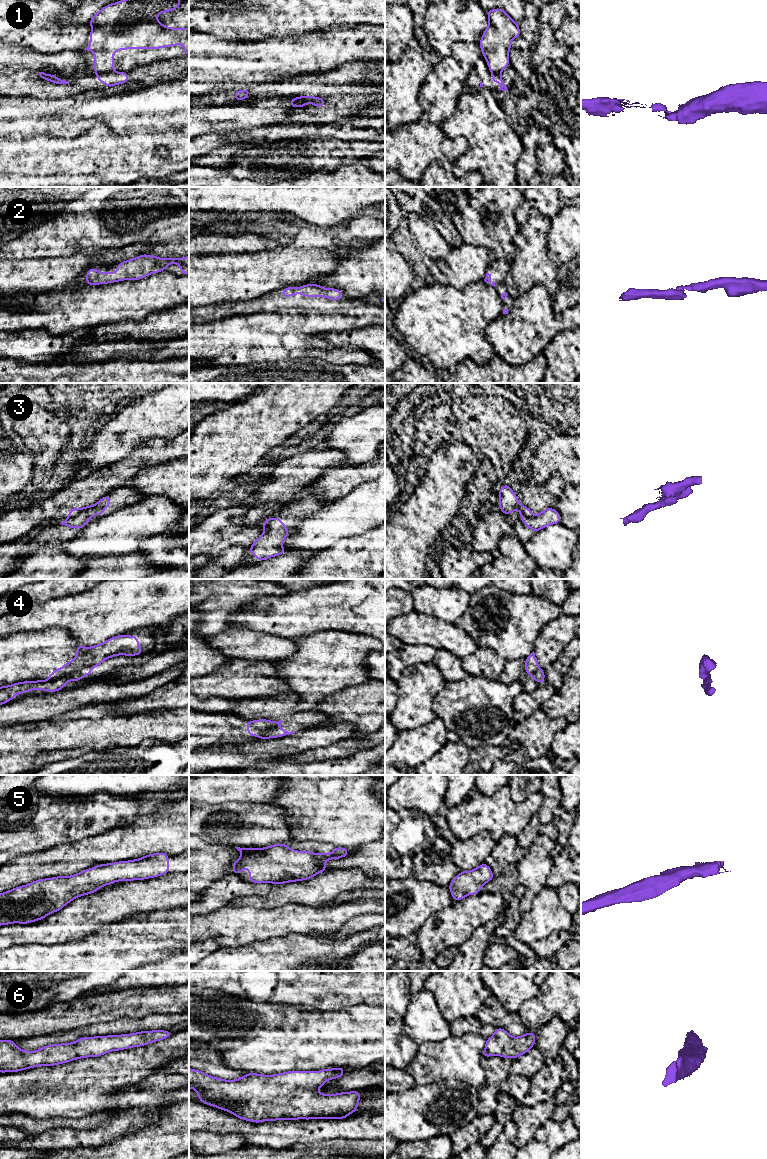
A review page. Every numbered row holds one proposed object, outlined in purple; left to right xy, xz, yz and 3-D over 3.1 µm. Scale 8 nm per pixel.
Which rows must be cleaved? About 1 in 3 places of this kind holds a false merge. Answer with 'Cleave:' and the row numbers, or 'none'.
Cleave: 1, 3, 4

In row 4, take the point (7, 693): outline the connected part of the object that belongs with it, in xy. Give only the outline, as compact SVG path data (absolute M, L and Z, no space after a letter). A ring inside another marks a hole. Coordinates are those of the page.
M97 665L87 666L79 671L73 672L69 675L56 678L54 680L37 680L37 681L24 681L17 682L8 686L0 687L0 705L13 700L15 695L27 693L30 690L44 690L48 692L56 692L63 690L68 681L77 682L83 677L89 676L94 667Z

